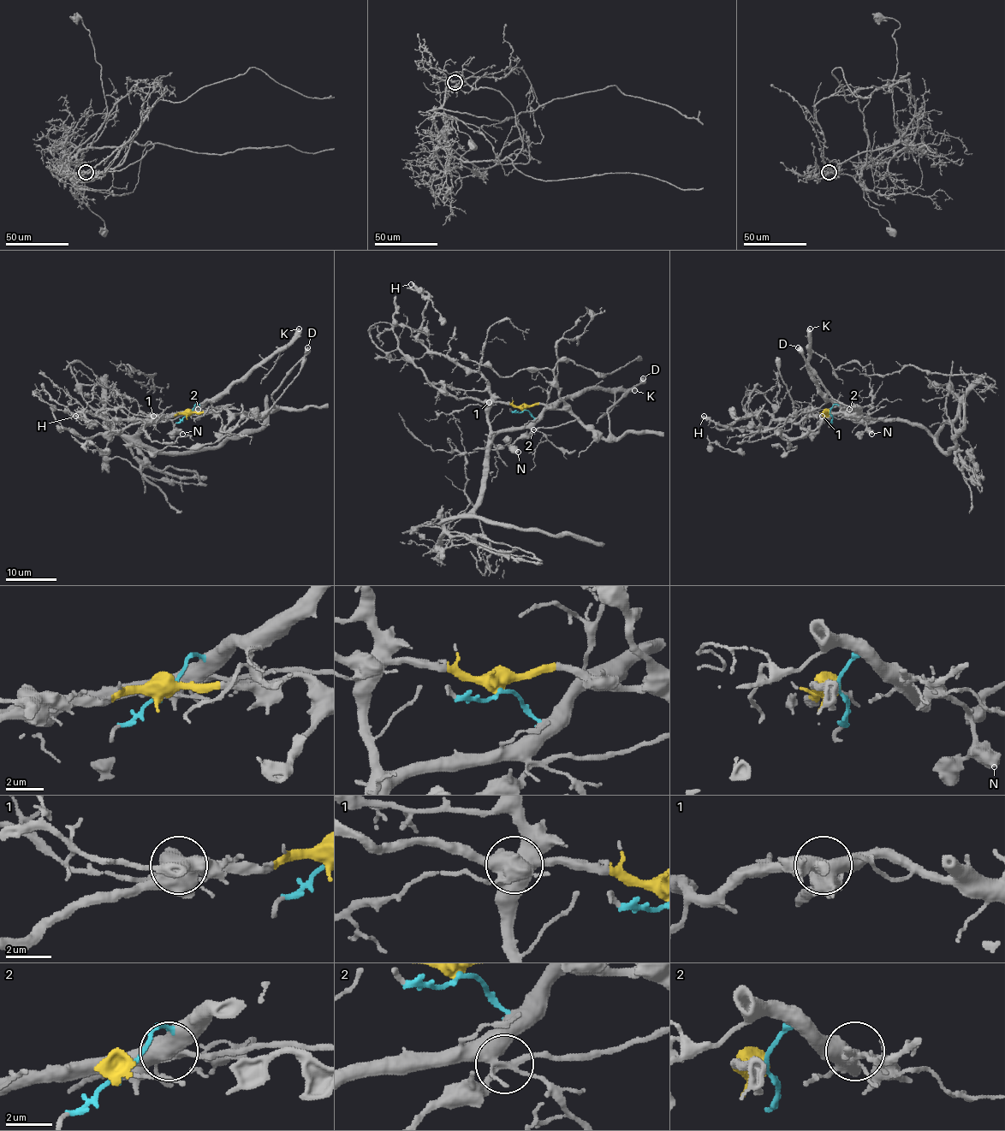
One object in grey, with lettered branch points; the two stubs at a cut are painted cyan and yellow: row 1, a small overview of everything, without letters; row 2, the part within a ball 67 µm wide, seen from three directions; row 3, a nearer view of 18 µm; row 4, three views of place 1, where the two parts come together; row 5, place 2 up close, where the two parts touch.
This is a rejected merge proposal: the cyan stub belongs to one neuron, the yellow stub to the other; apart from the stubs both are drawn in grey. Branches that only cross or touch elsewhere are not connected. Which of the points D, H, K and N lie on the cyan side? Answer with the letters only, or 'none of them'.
H, K

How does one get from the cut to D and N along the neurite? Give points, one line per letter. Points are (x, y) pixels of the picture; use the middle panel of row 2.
D: (524, 410), (539, 404), (567, 409), (585, 425), (591, 425), (606, 438), (609, 433), (609, 411), (643, 378)
N: (524, 410), (546, 404), (567, 409), (575, 419), (521, 435), (508, 446), (518, 452)

